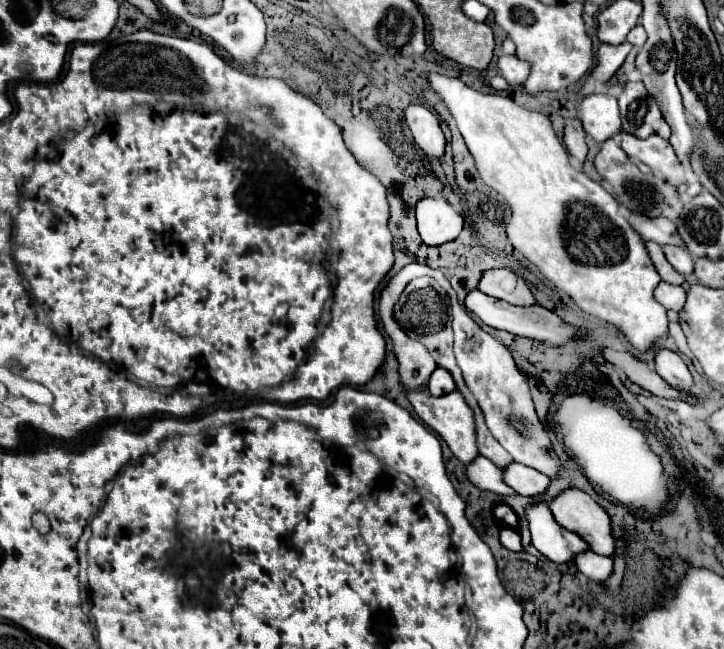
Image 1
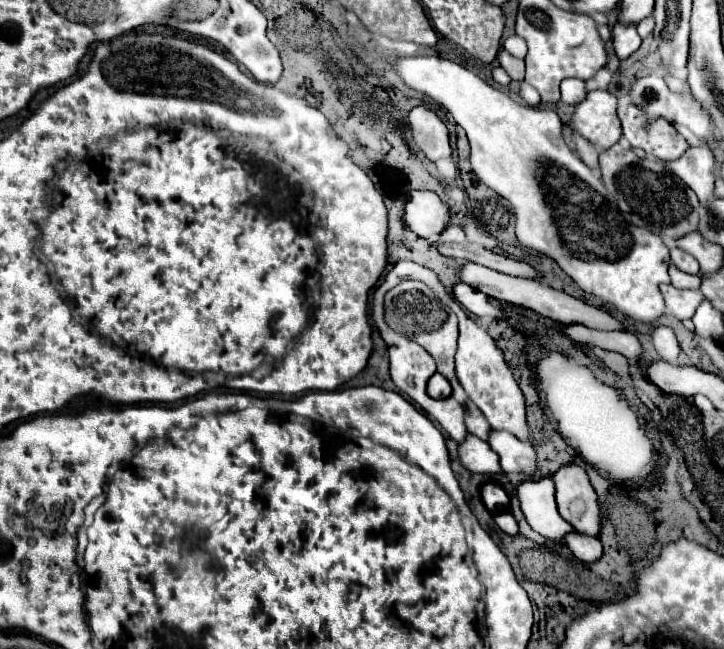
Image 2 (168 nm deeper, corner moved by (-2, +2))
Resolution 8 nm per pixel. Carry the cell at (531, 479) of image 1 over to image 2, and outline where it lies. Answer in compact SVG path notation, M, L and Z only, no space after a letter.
M490 430L488 444L500 456L504 472L518 472L526 476L536 472L536 452L528 442L518 442L518 438L514 438L514 434L506 434L506 430Z

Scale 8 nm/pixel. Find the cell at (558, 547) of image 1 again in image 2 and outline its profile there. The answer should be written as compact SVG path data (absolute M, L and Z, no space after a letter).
M524 480L516 488L516 496L520 500L520 508L528 520L528 524L548 540L560 542L574 528L558 514L554 500L554 480Z

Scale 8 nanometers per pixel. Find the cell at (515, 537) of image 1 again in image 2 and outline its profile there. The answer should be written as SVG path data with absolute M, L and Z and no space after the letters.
M510 512L496 514L496 516L494 516L494 520L496 520L498 528L500 528L500 530L504 530L506 534L510 534L510 536L516 536L516 534L518 534L518 524L516 524L516 520L514 520L514 516L512 516Z

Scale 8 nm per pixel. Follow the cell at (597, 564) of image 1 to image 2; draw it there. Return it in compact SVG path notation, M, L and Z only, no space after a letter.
M576 530L566 534L566 544L572 550L572 554L582 562L596 562L602 556L600 540L588 534L580 534Z

